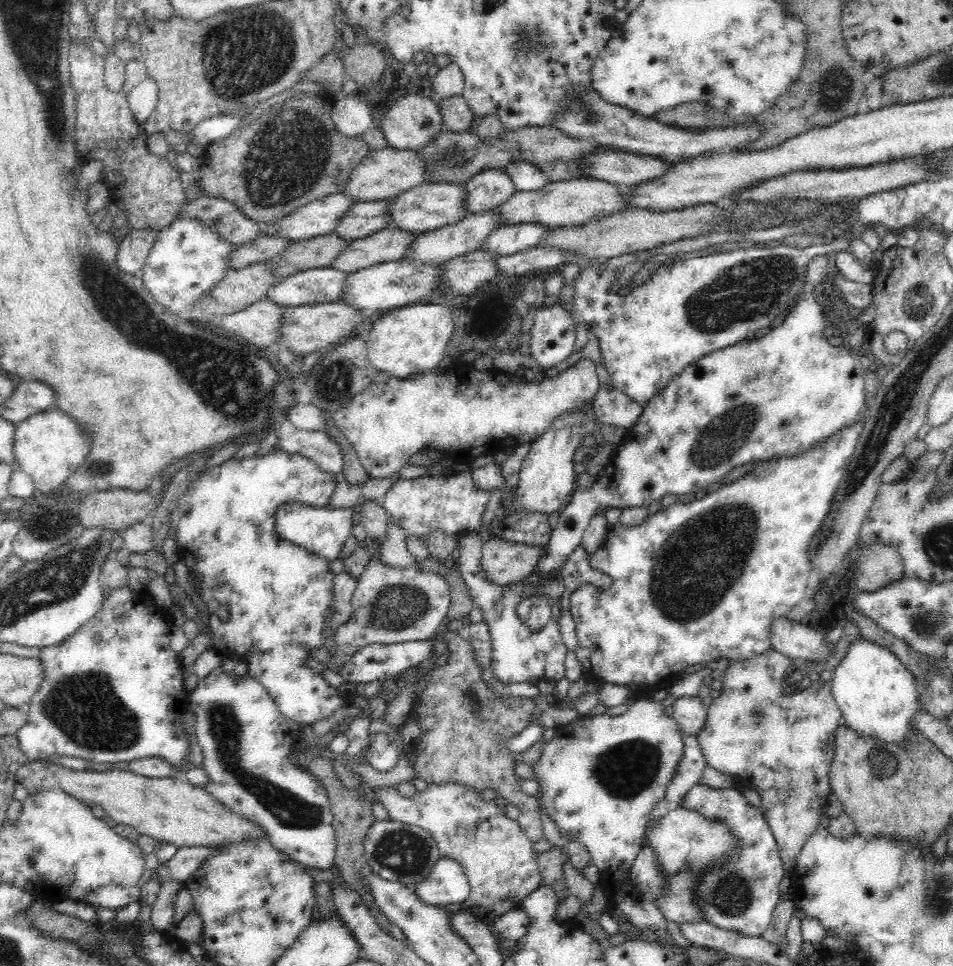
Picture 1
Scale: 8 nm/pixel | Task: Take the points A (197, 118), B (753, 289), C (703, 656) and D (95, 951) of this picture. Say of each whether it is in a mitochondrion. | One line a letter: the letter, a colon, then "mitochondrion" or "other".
A: other
B: mitochondrion
C: other
D: other

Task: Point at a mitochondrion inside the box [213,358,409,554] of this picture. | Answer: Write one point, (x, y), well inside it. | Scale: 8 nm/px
(334, 382)

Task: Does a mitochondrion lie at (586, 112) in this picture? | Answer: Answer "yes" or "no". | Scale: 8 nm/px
yes

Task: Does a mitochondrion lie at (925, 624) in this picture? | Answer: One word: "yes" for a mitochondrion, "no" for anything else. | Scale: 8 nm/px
yes

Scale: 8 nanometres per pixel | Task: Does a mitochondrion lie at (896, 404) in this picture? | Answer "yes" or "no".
yes

